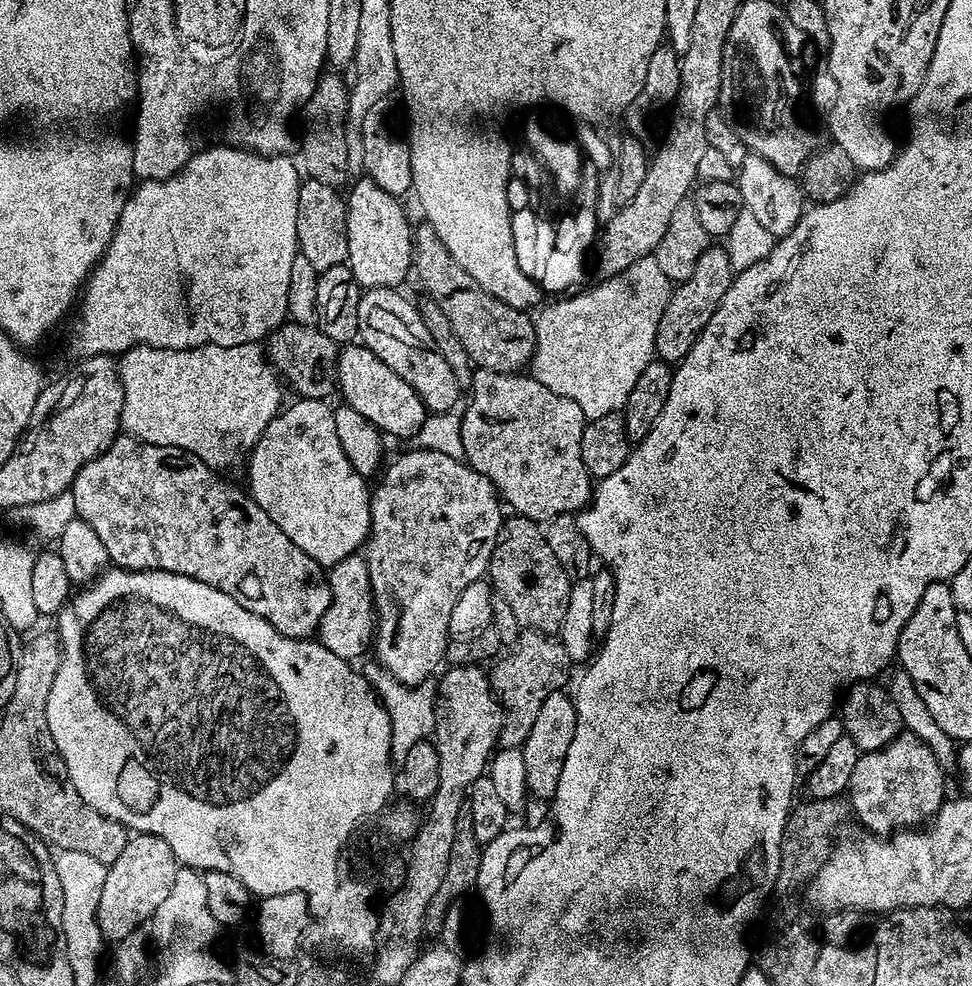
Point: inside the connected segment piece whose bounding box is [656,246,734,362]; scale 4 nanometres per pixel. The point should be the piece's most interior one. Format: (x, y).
(696, 300)

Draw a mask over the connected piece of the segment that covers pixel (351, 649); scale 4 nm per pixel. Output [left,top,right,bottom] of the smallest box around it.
[318,554,378,662]

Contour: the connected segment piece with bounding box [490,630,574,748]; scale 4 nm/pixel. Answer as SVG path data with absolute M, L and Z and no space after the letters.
M528 630L525 633L524 645L514 649L509 656L501 655L491 665L493 668L490 668L492 690L500 697L506 713L504 729L500 731L498 741L500 748L520 748L523 745L537 721L542 704L552 692L559 692L565 687L563 684L568 680L568 671L574 668L574 661L566 652L566 646L555 635L539 630Z

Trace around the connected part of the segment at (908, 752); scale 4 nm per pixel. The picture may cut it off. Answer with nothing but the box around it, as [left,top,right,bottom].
[849,734,946,834]

